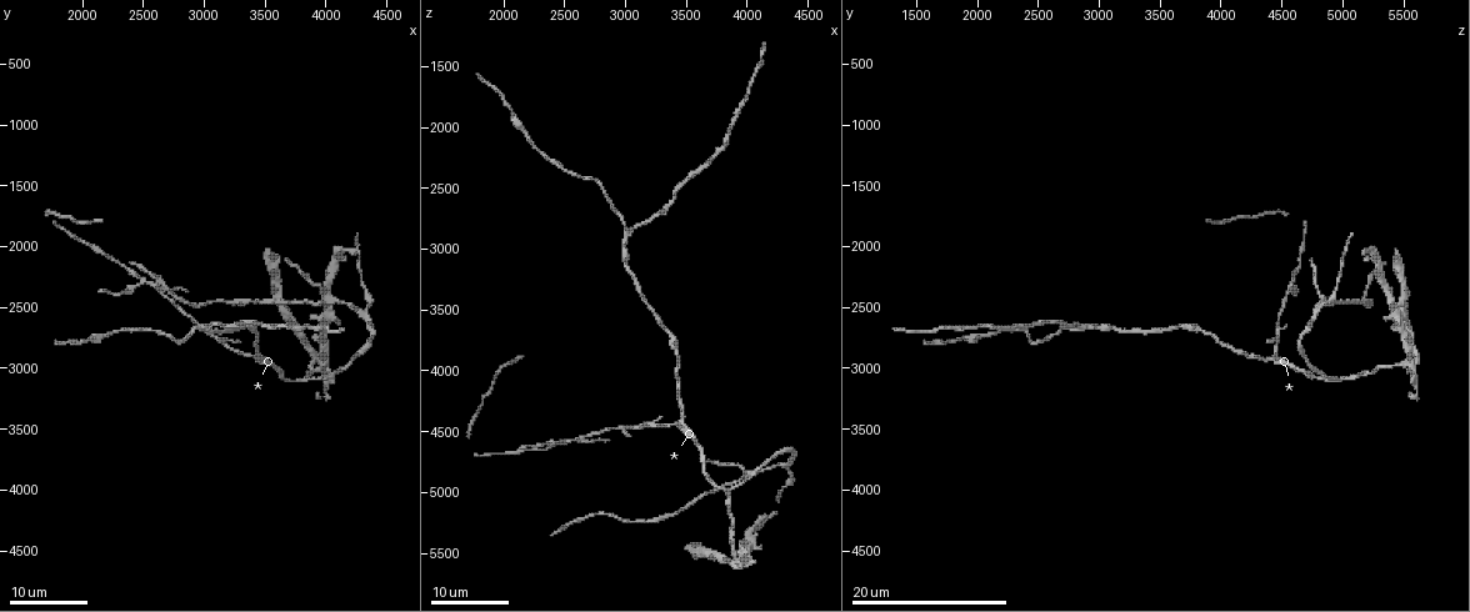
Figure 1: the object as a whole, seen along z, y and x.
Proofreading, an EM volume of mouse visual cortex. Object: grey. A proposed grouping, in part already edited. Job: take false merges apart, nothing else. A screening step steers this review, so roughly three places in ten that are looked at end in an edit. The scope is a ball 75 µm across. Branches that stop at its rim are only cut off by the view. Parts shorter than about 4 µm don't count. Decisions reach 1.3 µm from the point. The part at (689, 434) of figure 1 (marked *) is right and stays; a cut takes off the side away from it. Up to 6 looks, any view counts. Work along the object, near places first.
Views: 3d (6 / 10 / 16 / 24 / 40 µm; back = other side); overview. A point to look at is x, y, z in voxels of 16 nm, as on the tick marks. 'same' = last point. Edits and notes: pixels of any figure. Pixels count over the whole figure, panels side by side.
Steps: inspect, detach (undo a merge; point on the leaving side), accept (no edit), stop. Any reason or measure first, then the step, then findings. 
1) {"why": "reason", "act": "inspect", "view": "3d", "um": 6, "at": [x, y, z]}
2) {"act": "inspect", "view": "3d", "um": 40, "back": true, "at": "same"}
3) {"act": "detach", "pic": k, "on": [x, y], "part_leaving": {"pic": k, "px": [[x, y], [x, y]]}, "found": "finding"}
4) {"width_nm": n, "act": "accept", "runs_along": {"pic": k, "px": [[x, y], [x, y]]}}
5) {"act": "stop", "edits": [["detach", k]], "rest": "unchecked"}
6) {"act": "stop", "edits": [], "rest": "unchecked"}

{"why": "arms part here", "act": "inspect", "view": "3d", "um": 24, "at": [3980, 2440, 4840]}

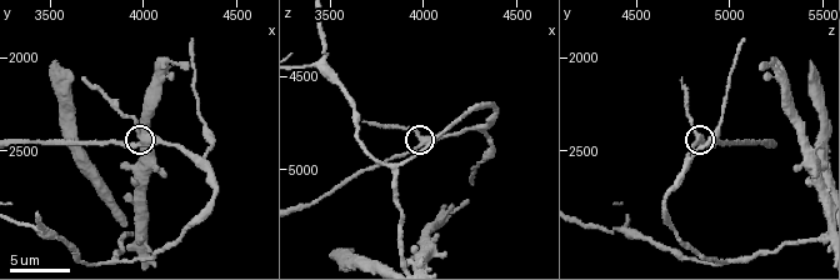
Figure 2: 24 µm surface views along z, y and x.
{"act": "inspect", "view": "3d", "um": 6, "at": [4000, 2420, 4820]}

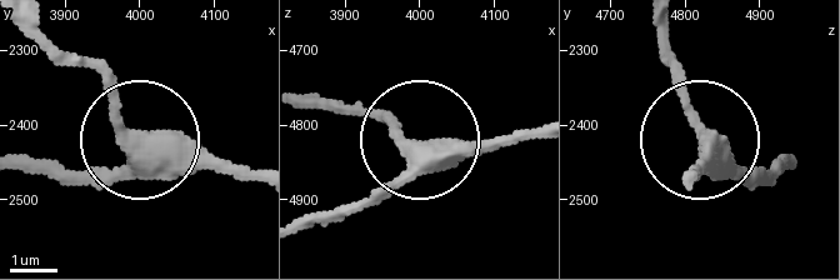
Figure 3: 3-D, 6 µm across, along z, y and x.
{"act": "accept", "runs_along": {"pic": 3, "px": [[250, 175], [154, 151], [86, 60]]}, "found": "continuous, no second neuron"}

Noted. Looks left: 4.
{"why": "three arms meet", "act": "inspect", "view": "3d", "um": 16, "at": [4320, 2560, 4780]}

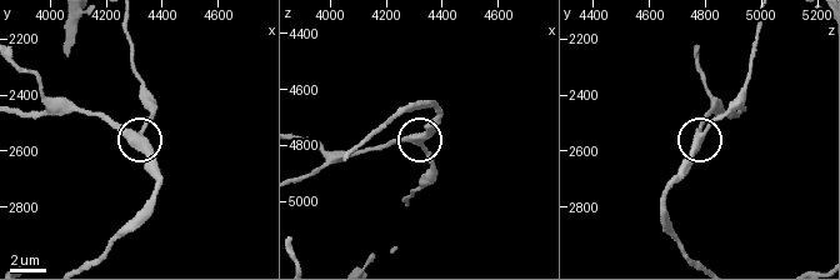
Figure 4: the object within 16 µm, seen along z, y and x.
{"act": "inspect", "view": "3d", "um": 6, "at": [4310, 2540, 4790]}

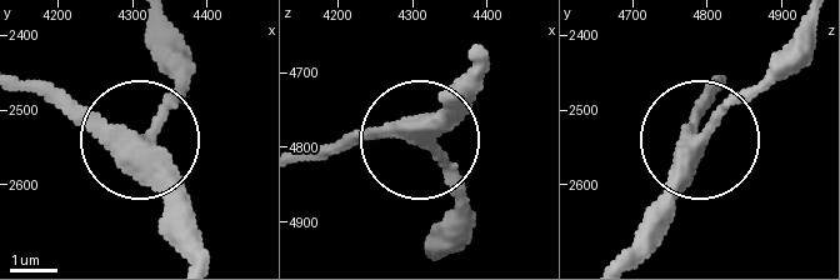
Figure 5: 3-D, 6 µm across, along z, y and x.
{"act": "accept", "runs_along": {"pic": 5, "px": [[629, 253], [656, 193], [771, 66]]}, "found": "one neuron here"}

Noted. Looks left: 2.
{"why": "three-way junction", "act": "inspect", "view": "3d", "um": 16, "at": [2480, 2280, 4560]}

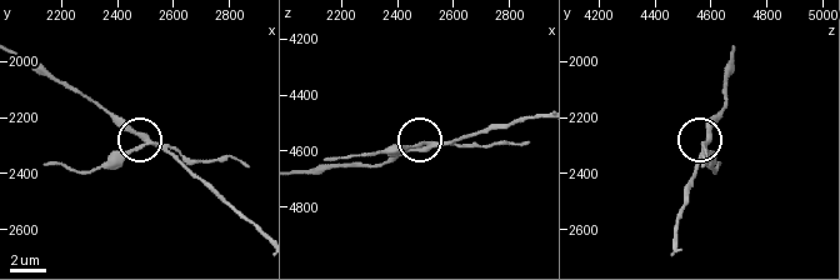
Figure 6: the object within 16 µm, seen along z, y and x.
{"why": "closer look", "act": "inspect", "view": "3d", "um": 6, "at": [2490, 2300, 4580]}

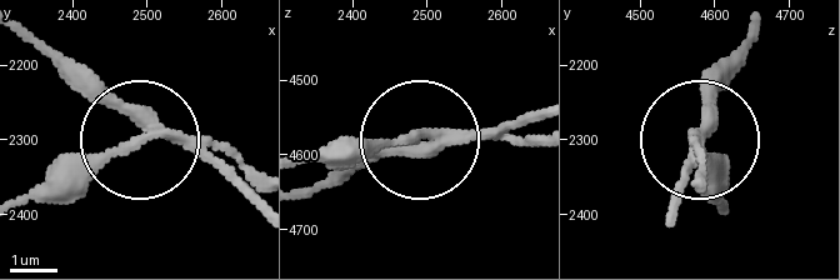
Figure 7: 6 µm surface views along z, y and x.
{"act": "detach", "pic": 7, "on": [120, 154], "part_leaving": {"pic": 7, "px": [[179, 134], [64, 161], [28, 189]]}, "found": "two neurons meet here"}

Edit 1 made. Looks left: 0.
{"act": "stop", "edits": [["detach", 7]], "rest": "unchecked"}

